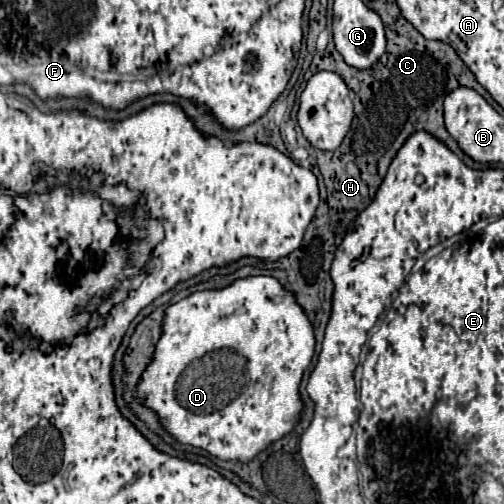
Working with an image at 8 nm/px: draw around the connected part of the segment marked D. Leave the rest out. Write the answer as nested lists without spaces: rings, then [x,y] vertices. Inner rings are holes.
[[[274,276],[240,278],[220,290],[198,290],[164,310],[162,334],[156,342],[150,364],[140,376],[136,398],[142,400],[144,406],[158,416],[162,428],[174,436],[178,444],[202,448],[220,460],[250,462],[268,444],[284,438],[298,424],[304,410],[304,402],[300,398],[300,382],[304,370],[312,362],[314,348],[314,326],[308,320],[304,308],[296,302],[294,292],[278,284]],[[224,346],[238,354],[240,366],[244,366],[242,374],[238,374],[236,382],[228,384],[226,390],[220,388],[222,382],[216,374],[216,356],[224,358],[224,354],[218,352]],[[202,360],[206,362],[200,370],[196,364]]]

